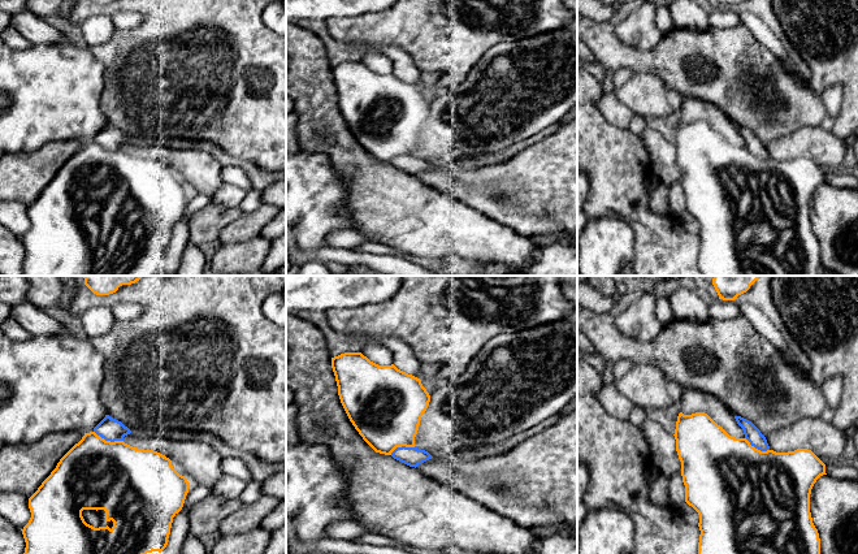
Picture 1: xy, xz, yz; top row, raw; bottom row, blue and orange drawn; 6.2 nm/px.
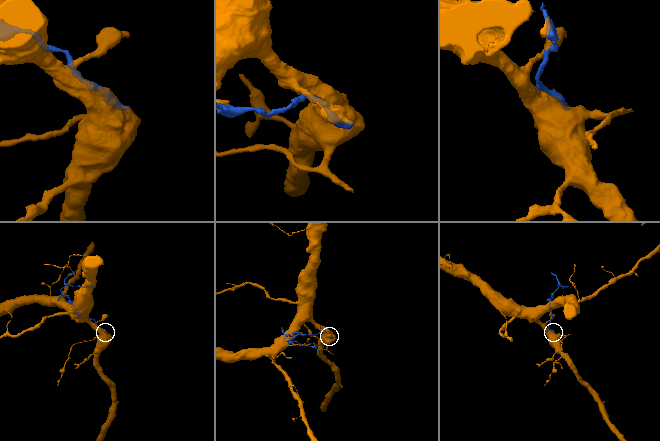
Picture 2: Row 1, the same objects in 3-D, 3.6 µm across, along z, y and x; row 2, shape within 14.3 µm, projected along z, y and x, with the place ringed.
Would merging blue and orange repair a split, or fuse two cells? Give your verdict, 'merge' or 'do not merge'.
merge

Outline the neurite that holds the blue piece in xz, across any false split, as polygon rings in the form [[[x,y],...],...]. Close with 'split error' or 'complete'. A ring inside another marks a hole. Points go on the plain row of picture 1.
[[[344,61],[332,66],[332,77],[341,112],[350,130],[376,161],[391,164],[415,177],[433,166],[428,160],[415,155],[421,125],[430,111],[420,87],[398,78],[394,73],[378,74],[361,61]]]; split error

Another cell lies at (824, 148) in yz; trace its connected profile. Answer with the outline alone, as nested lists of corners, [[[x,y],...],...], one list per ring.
[[[822,126],[802,127],[766,146],[770,159],[788,161],[811,159],[818,166],[840,172],[846,156],[845,140]]]

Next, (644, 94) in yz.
[[[634,73],[620,88],[616,98],[641,117],[666,117],[681,111],[684,98],[670,90],[656,75]]]

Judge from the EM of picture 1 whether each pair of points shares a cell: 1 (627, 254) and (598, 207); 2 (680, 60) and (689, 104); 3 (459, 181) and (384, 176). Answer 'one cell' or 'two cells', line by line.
1: two cells
2: two cells
3: two cells

